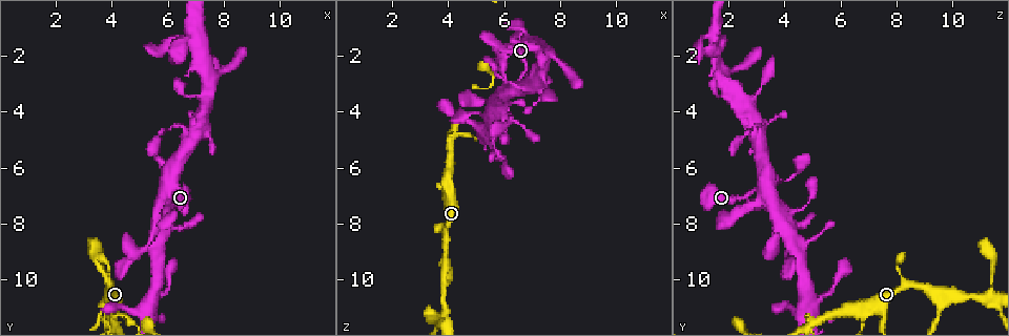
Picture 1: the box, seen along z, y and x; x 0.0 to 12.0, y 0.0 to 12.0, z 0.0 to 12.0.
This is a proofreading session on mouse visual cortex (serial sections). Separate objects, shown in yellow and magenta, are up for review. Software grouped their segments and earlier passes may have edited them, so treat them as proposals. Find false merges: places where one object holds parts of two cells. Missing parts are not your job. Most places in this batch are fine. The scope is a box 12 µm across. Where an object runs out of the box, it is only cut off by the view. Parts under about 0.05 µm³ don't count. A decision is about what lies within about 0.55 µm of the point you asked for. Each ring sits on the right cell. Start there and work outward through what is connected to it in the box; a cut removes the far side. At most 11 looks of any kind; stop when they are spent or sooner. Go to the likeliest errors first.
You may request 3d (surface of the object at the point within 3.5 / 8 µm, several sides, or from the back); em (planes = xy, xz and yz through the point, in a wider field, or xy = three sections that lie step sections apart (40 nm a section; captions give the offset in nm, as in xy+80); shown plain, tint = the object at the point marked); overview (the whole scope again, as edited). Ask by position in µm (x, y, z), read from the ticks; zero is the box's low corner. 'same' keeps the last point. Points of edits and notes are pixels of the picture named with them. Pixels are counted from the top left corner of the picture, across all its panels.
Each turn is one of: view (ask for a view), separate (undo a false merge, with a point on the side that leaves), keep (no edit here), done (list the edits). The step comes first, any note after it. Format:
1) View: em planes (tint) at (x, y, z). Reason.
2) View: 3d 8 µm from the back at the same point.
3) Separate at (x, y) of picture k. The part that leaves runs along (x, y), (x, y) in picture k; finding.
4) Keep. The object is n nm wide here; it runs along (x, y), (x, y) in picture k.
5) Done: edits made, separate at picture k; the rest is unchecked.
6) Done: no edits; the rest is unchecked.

View: 3d 3.5 µm at (6.2, 6.6, 3.2). Looks like a crossing.

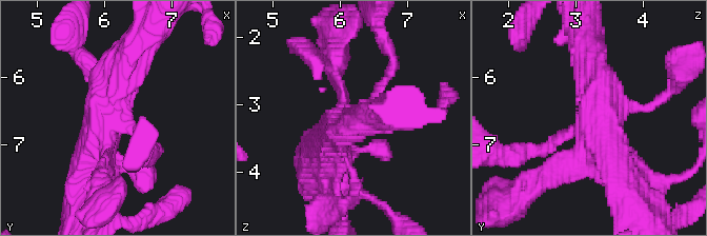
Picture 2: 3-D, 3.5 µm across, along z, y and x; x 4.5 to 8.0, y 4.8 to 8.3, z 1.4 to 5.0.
View: em xy step 2 (tint) at (6.15, 6.55, 3.15).

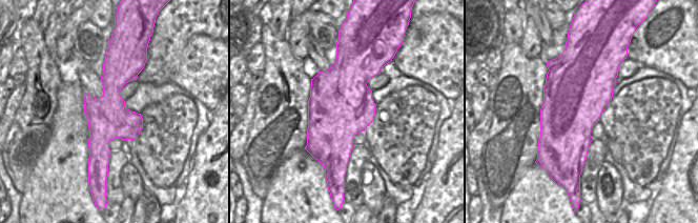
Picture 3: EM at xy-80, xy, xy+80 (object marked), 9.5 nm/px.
View: em xy step 1 (tint) at the same point. Cut it another way.

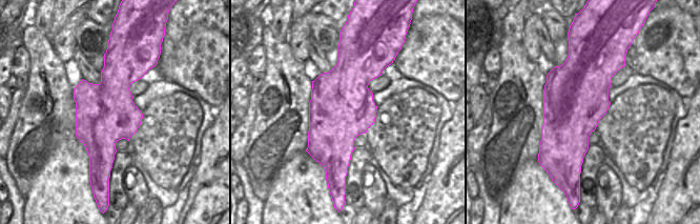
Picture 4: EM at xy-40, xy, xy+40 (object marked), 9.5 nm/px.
Keep. The object is 600 nm wide here; it runs along (544, 150), (596, 104), (590, 50) in picture 2; continuous, no second cell.

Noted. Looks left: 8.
View: 3d 3.5 µm from the back at (3.9, 10.4, 11.3). Four arms meet.

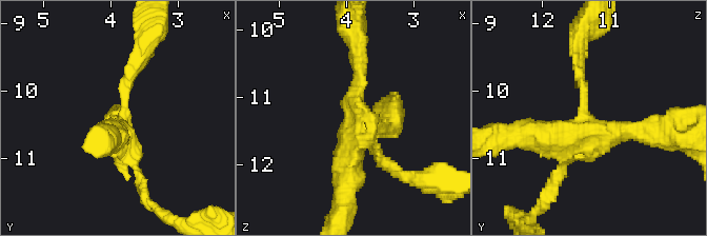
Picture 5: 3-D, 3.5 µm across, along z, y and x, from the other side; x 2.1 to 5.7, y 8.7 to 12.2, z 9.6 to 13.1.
View: em xy step 5 (tint) at (3.85, 10.45, 11.35). 4 arms meet here; the arms are 150, 200, 250, 400 nm wide.

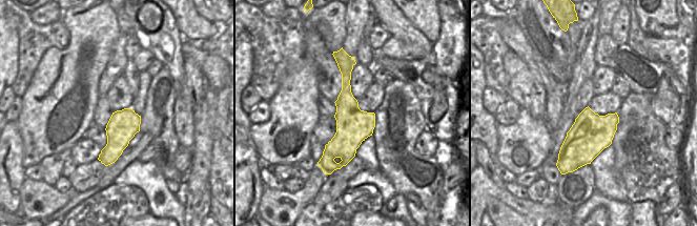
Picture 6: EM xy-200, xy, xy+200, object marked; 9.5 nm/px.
View: em planes (tint) at the same point. Cut it another way.

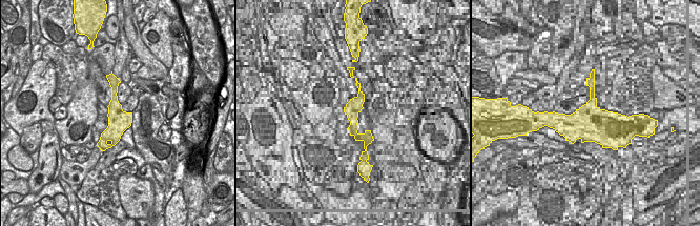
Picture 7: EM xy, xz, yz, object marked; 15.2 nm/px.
Keep. It runs along (110, 79), (114, 131), (107, 143) in picture 7; all the same cell.

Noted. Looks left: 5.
View: 3d 8 µm at (4.0, 11.3, 6.8). Calibre changes.

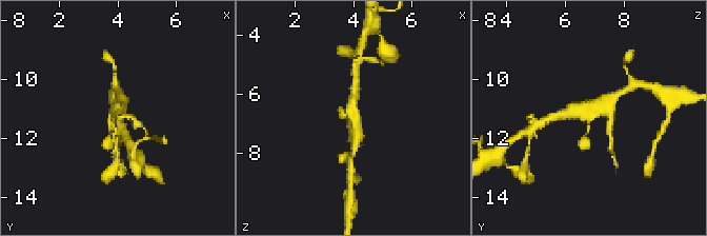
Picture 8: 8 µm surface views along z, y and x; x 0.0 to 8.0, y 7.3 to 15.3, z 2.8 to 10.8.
View: em xy step 5 (tint) at (3.9, 11.3, 6.9). 3 arms meet here; the arms are 100, 350, 400 nm wide.

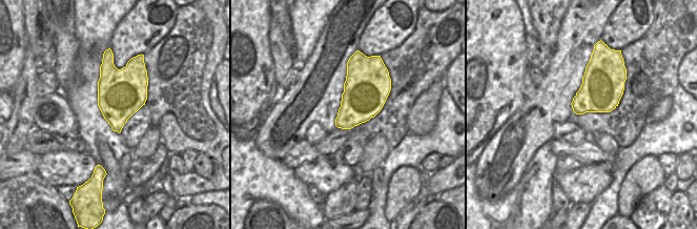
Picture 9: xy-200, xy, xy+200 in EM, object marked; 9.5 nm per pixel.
Keep. It runs along (120, 95), (120, 110), (105, 137) in picture 8; continuous, no second cell.

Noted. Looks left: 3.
View: 3d 3.5 µm at (4.1, 11.3, 4.8). Thin neck.

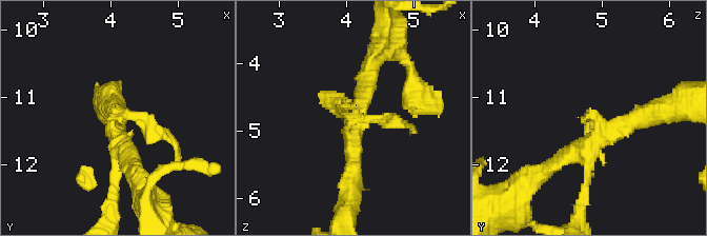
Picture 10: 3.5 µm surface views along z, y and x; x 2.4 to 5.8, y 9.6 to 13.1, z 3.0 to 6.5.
View: em xy step 3 (tint) at (4.05, 11.25, 4.95). Now the EM.

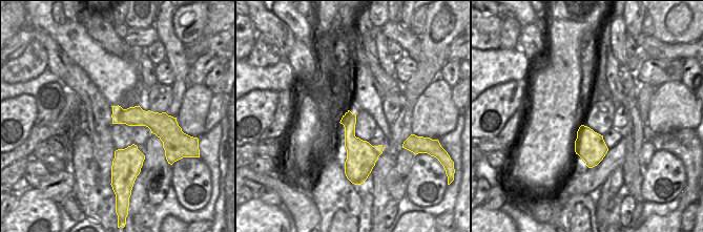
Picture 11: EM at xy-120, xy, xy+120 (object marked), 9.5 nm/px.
Keep. The arms are 200, 250, 300 nm wide; it runs along (354, 181), (350, 121), (408, 124) in picture 10; one cell here.

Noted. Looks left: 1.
Done: no edits; the rest is unchecked.

